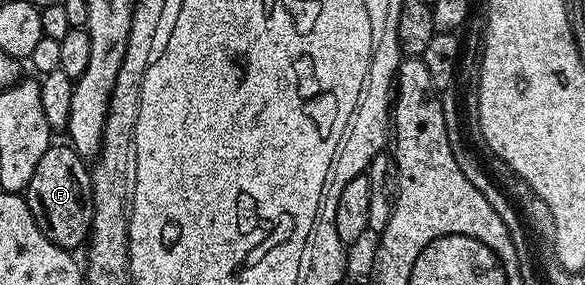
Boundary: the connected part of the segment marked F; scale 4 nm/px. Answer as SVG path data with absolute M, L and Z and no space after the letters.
M52 145L37 161L33 181L29 181L25 198L33 213L33 221L42 223L91 223L93 221L93 193L91 192L91 173L84 156L78 155L70 145Z

